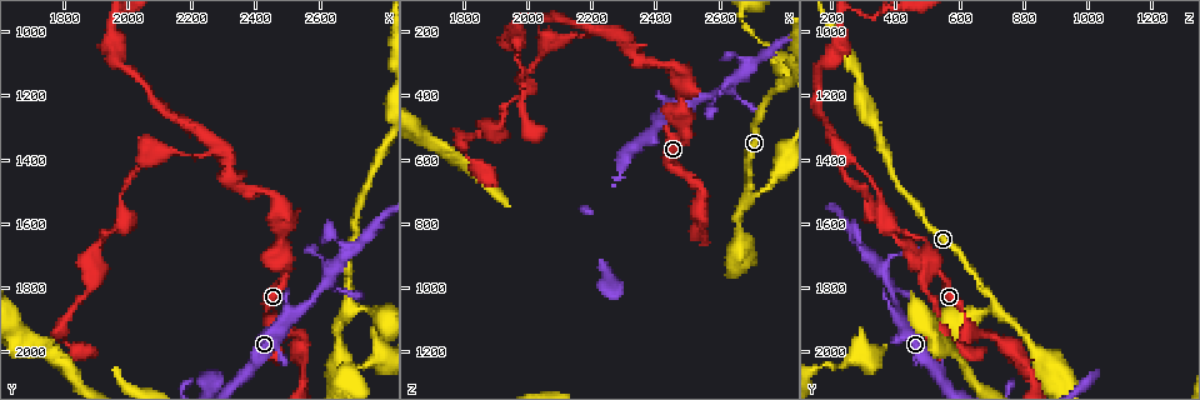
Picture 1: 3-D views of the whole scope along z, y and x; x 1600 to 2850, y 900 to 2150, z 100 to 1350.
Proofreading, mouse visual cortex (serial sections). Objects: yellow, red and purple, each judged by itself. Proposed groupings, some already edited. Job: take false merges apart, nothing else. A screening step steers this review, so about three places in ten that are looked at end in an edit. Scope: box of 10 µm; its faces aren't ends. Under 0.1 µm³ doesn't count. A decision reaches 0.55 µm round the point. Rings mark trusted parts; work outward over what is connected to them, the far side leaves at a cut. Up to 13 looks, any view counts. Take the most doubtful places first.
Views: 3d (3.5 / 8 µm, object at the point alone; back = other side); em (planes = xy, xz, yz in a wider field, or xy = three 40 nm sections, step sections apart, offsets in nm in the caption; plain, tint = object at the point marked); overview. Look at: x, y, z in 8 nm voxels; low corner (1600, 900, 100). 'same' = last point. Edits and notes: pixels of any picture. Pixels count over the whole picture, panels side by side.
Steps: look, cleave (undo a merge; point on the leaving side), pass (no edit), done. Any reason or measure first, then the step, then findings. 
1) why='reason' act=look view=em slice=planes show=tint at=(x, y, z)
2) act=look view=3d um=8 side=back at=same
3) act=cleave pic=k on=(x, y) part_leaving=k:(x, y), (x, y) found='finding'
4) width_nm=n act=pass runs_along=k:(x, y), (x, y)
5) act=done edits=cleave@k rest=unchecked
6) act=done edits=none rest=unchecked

why='thin neck' act=look view=3d um=3.5 at=(2590, 1830, 390)

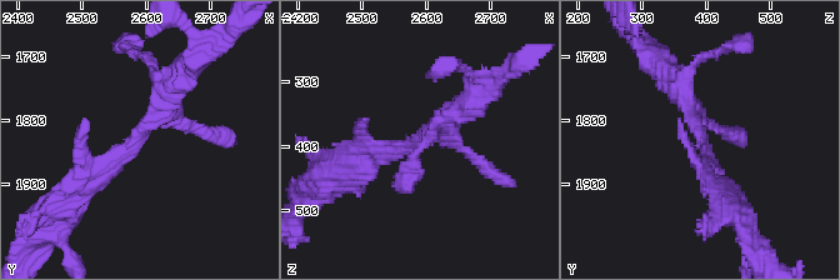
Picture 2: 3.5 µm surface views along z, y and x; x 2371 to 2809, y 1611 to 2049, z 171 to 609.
why='shape alone is not enough' act=look view=em slice=xy step=1 show=tint at=(2585, 1825, 395)

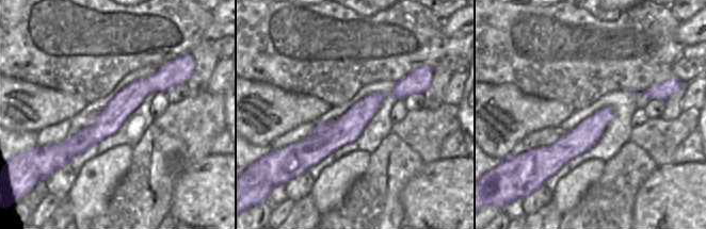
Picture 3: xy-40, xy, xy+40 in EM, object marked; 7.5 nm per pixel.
act=pass runs_along=3:(178, 80), (54, 146) found='all the same cell'

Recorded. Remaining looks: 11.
why='calibre changes' act=look view=3d um=8 at=(2470, 1530, 310)

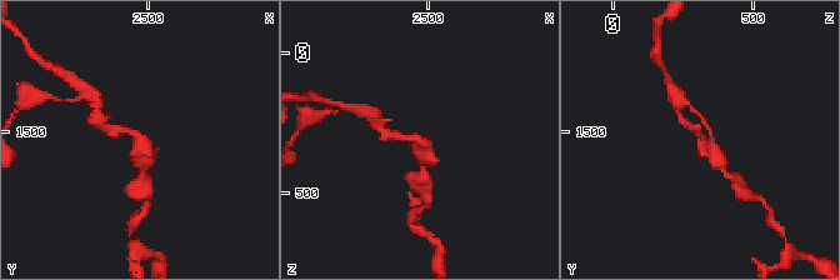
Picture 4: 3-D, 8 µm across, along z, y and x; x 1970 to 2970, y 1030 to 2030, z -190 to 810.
why='closer look' act=look view=3d um=3.5 at=same

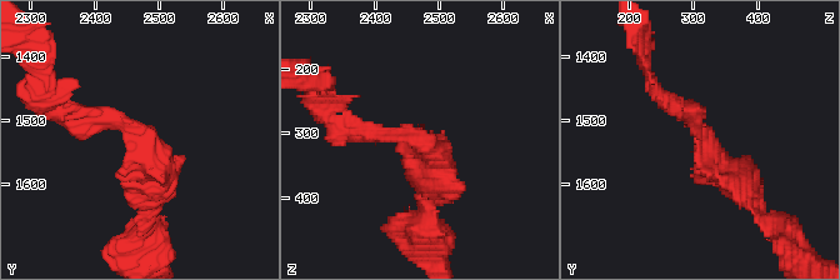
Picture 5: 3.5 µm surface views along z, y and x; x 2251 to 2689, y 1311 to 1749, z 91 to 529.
arm_widths_nm=200,350 why='shape alone is not enough' act=look view=em slice=xy step=5 show=tint at=(2475, 1525, 320)

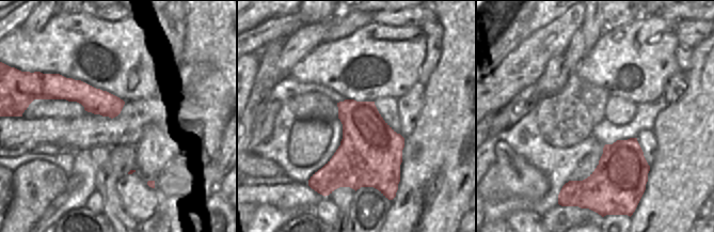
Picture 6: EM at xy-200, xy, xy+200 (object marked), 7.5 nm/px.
act=pass runs_along=6:(58, 93), (121, 104) found='all the same cell'

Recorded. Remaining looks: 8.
why='arms part here' act=look view=3d um=3.5 at=(2290, 1370, 230)

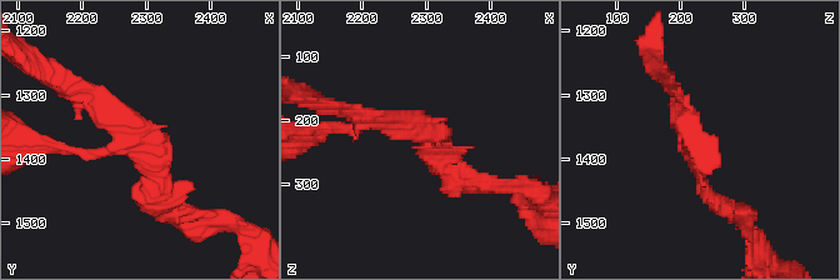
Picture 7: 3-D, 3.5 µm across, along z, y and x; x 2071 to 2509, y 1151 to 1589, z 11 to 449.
arms=3 arm_widths_nm=100,200,250 why='now the EM' act=look view=em slice=xy step=3 show=tint at=(2295, 1375, 215)

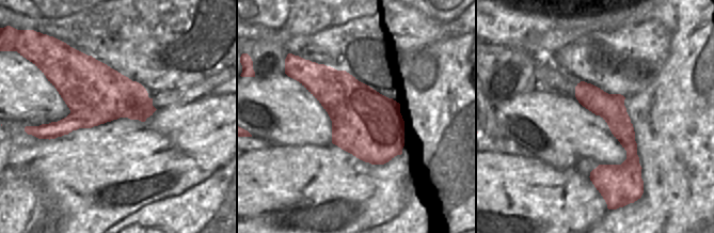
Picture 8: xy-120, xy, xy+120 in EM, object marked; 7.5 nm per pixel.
act=pass runs_along=7:(164, 209), (145, 140), (69, 151) found='one cell here'

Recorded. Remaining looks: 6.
why='sudden change in width' act=look view=3d um=3.5 at=(2040, 1410, 280)

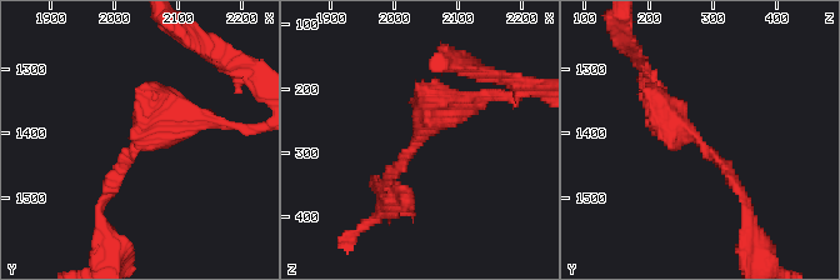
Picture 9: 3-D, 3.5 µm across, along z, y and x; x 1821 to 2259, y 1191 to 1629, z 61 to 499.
act=look view=em slice=xy step=1 show=tint at=(2045, 1415, 280)

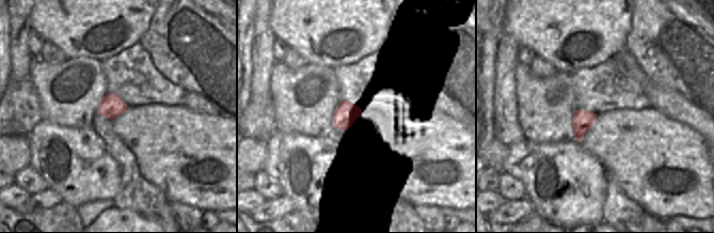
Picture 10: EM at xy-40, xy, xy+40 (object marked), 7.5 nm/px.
why='cut it another way' act=look view=em slice=planes show=tint at=same

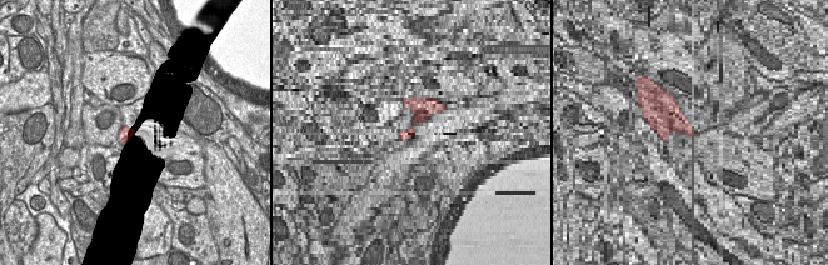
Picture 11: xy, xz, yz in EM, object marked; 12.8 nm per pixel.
act=pass runs_along=9:(485, 100), (435, 115), (385, 186) found='continuous, no second cell'

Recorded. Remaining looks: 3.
why='thick turns thin' act=look view=3d um=3.5 at=(1900, 1660, 500)

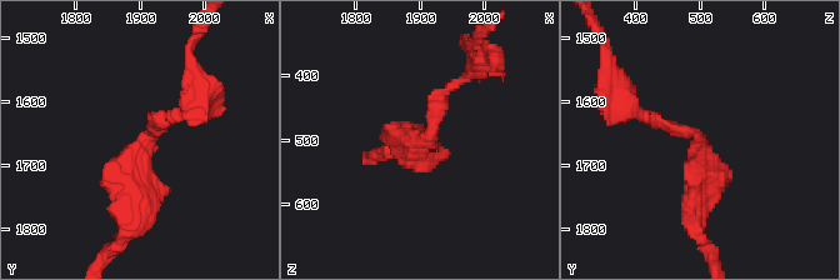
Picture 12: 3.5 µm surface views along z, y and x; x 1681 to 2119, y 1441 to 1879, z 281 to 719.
why='now the EM' act=look view=em slice=xy step=1 show=tint at=(1910, 1655, 505)

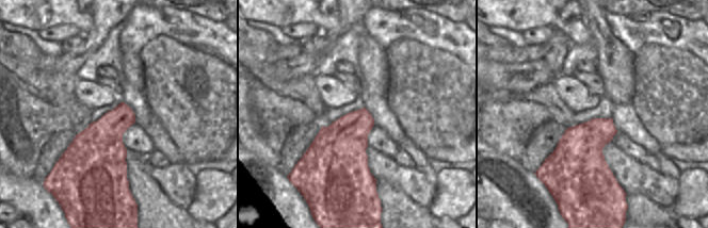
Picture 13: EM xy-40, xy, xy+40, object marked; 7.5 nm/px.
arm_widths_nm=150,400 act=pass runs_along=12:(640, 111), (701, 139), (695, 215) found='one cell here'

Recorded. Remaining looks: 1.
act=done edits=none rest=unchecked

